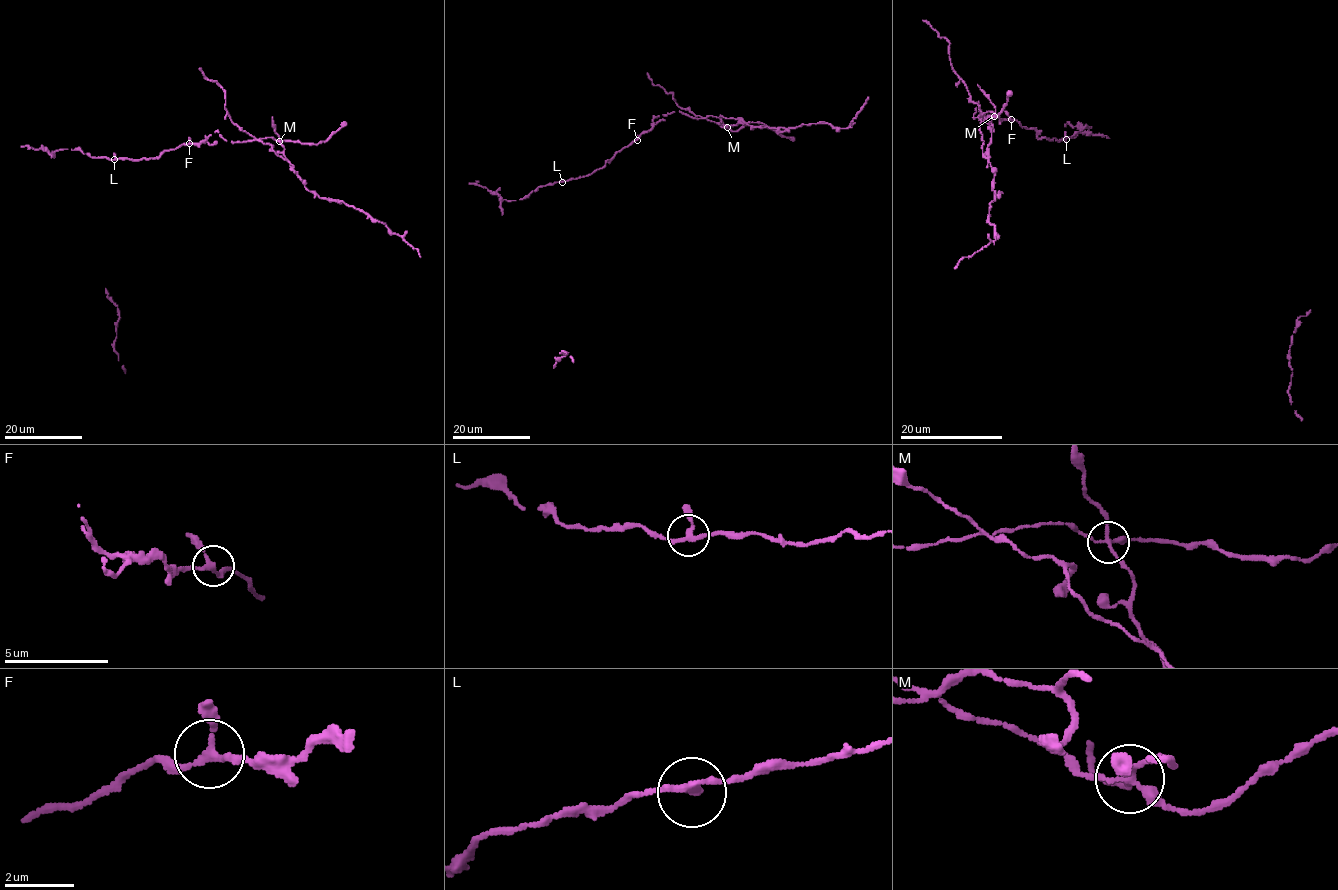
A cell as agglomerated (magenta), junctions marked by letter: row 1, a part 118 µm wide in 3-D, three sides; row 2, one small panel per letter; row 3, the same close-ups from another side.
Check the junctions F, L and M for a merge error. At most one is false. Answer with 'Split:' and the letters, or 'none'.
Split: M

